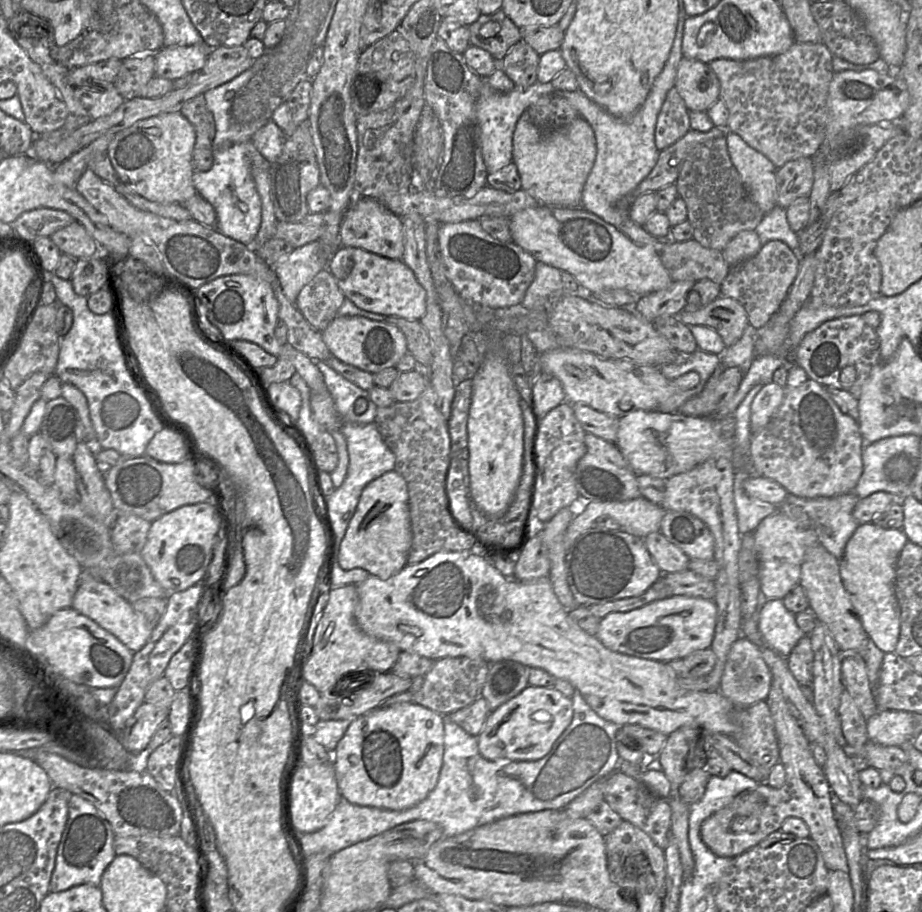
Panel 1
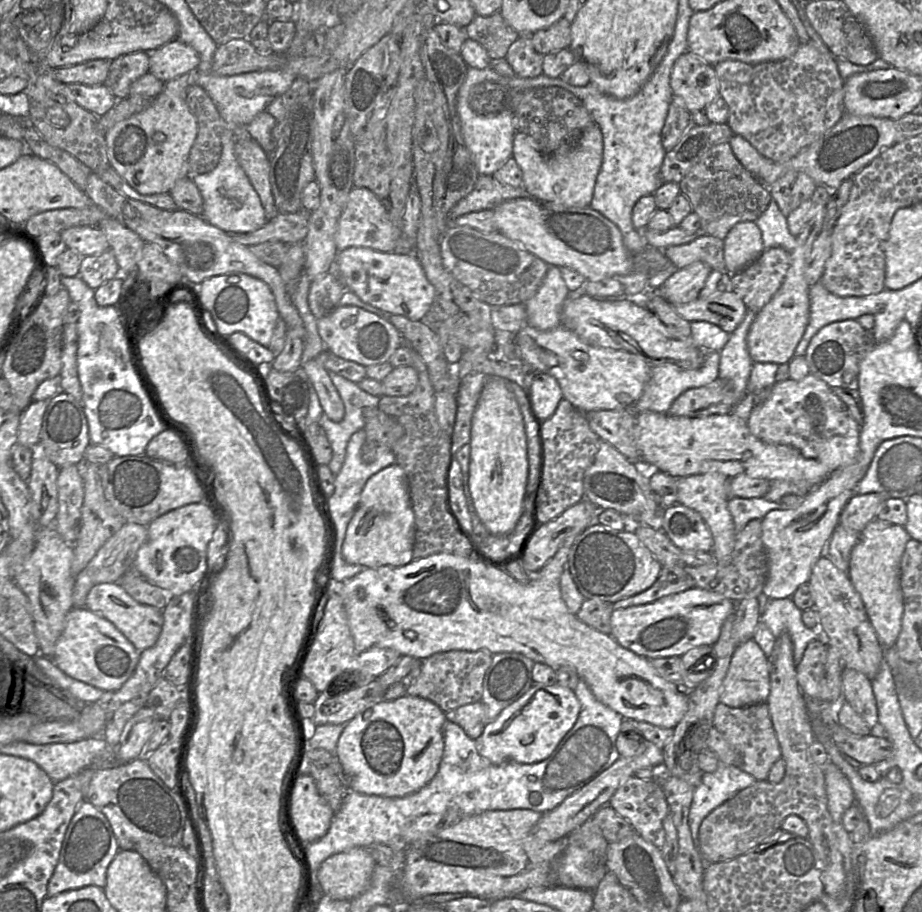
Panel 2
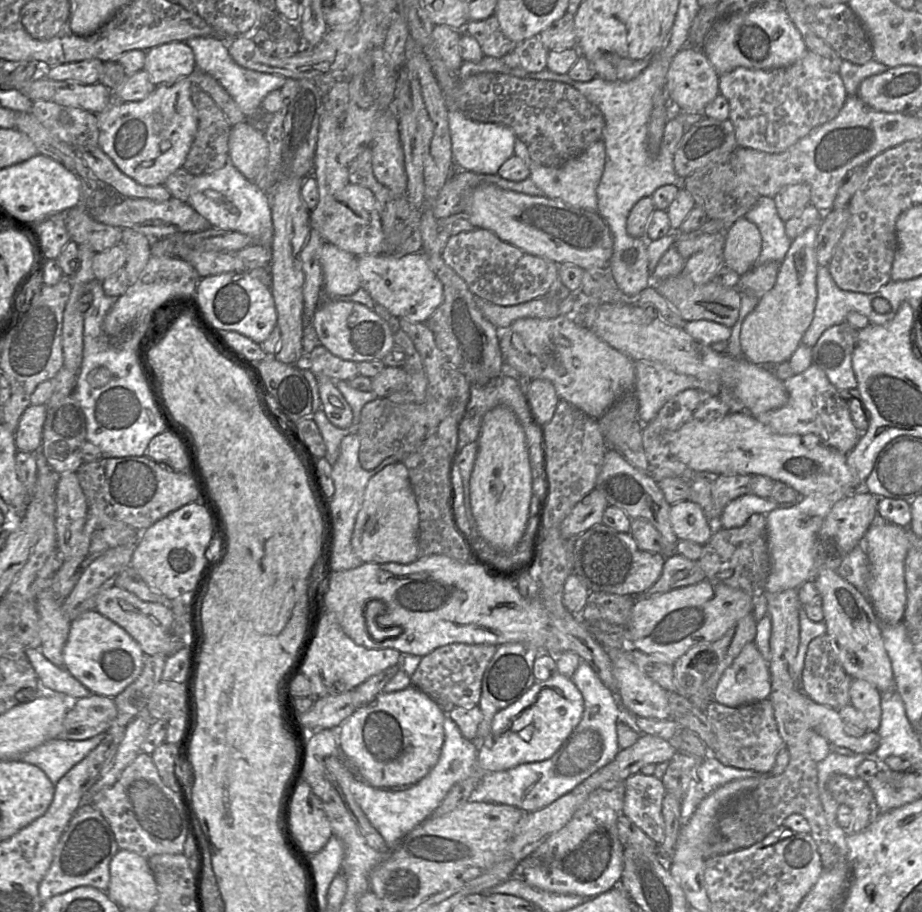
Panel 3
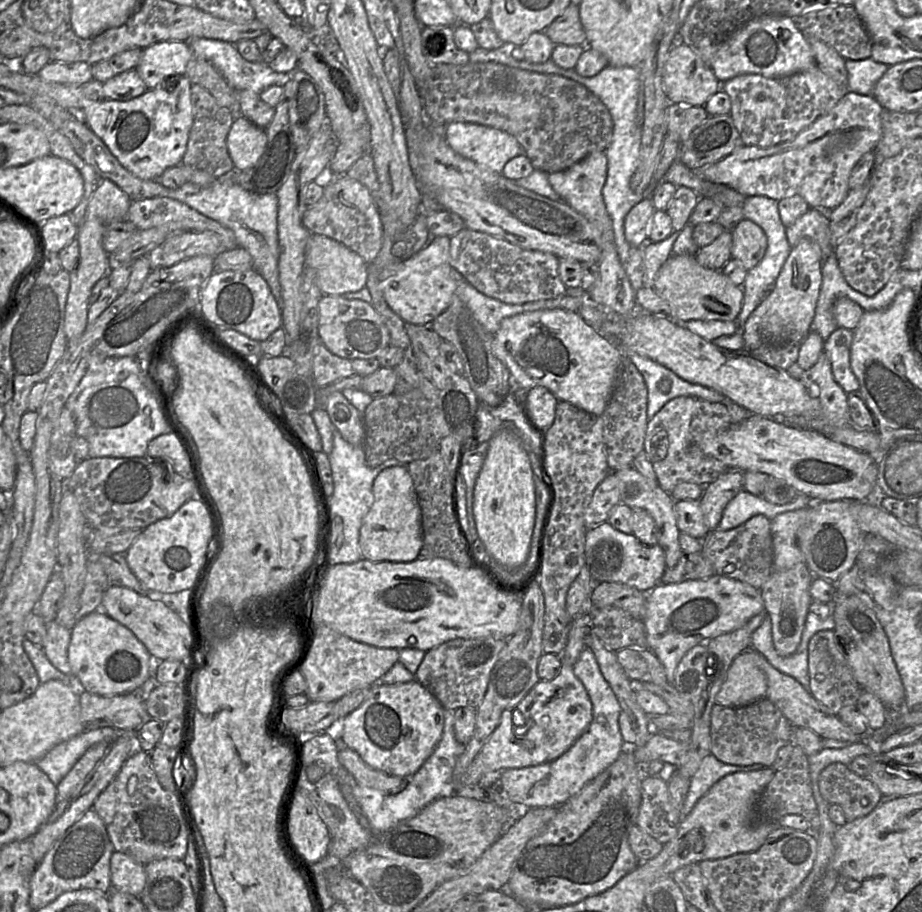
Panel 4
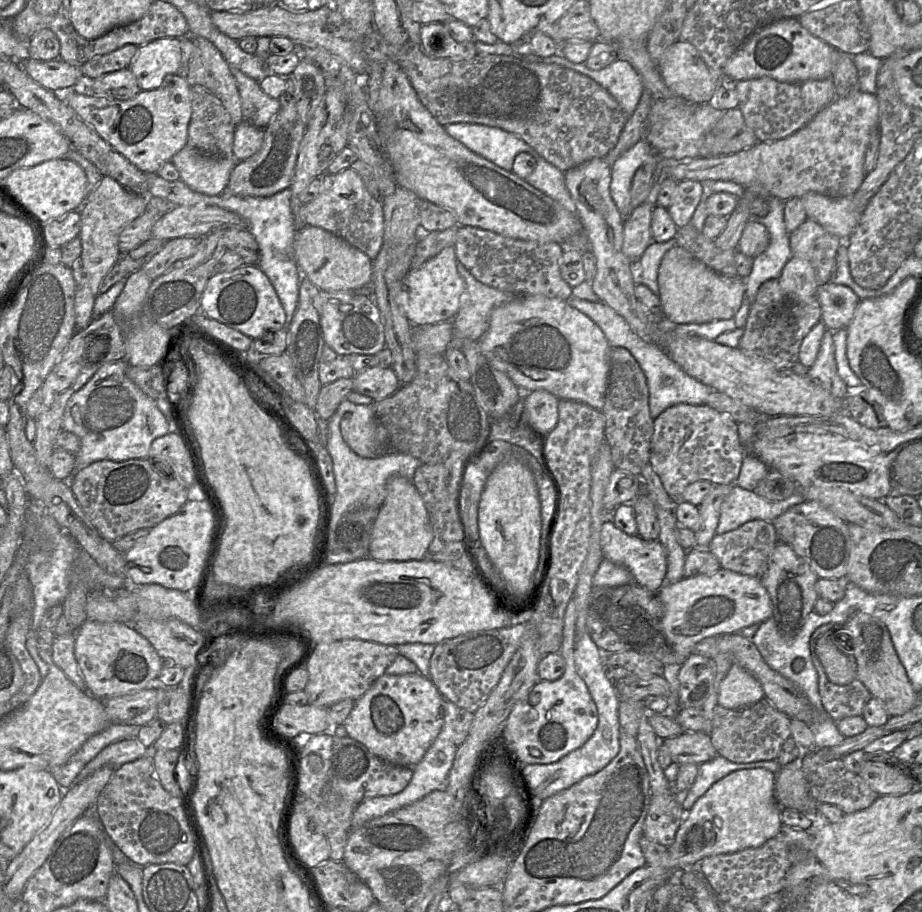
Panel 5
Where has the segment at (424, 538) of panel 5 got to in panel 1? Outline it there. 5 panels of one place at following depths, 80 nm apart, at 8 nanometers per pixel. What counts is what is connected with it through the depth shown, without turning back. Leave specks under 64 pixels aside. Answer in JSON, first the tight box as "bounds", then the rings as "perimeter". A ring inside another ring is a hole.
{"bounds":[338,470,411,580],"perimeter":[[[392,470],[373,480],[363,489],[340,545],[338,562],[345,571],[361,568],[372,576],[388,580],[407,565],[411,546],[407,484],[400,474]]]}

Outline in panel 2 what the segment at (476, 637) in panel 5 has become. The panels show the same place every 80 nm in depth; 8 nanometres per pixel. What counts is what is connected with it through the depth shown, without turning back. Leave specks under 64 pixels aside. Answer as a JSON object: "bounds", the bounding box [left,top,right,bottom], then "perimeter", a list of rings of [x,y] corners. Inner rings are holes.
{"bounds":[406,651,492,713],"perimeter":[[[489,651],[436,653],[421,661],[421,673],[413,683],[409,684],[406,694],[430,700],[445,713],[479,702],[482,699],[484,678],[492,657]]]}

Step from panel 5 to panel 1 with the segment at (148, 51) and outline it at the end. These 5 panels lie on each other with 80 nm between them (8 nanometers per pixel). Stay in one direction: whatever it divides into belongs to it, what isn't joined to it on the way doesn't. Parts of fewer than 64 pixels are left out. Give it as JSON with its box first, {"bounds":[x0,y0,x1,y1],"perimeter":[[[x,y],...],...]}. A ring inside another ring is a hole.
{"bounds":[155,44,211,81],"perimeter":[[[206,44],[163,47],[155,53],[155,75],[174,81],[204,67],[211,48]]]}

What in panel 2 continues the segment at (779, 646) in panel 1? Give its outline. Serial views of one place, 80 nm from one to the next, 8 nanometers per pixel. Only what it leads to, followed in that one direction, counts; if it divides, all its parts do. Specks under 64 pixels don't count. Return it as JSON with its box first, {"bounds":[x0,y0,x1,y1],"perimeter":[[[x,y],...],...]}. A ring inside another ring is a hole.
{"bounds":[752,598,824,665],"perimeter":[[[792,598],[771,599],[768,602],[752,638],[767,657],[773,650],[775,639],[788,633],[793,643],[794,662],[798,665],[808,644],[824,636],[820,623],[814,628],[808,628],[803,623],[802,612]]]}

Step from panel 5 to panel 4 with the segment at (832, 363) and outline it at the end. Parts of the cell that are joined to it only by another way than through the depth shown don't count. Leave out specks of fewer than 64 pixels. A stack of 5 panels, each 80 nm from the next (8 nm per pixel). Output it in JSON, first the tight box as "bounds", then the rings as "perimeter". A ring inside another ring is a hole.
{"bounds":[772,351,850,437],"perimeter":[[[824,351],[819,356],[817,362],[811,368],[804,371],[800,381],[804,384],[812,397],[819,397],[819,409],[790,416],[776,414],[772,416],[774,421],[789,427],[815,430],[827,437],[830,437],[830,435],[840,427],[850,424],[850,413],[847,401],[848,393],[845,392],[835,380],[832,373],[831,361]]]}

